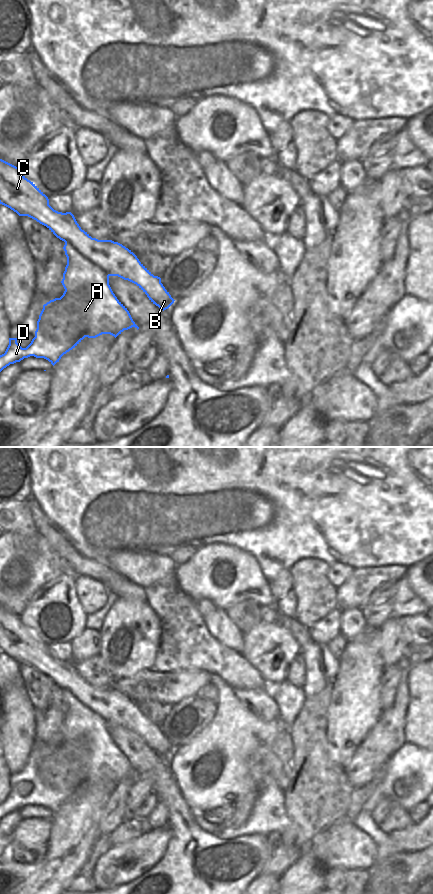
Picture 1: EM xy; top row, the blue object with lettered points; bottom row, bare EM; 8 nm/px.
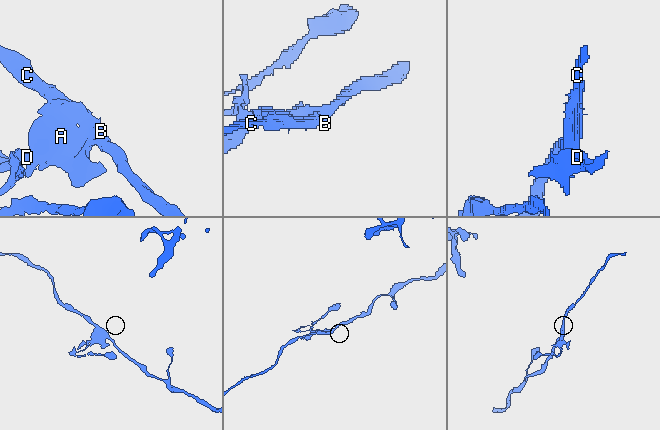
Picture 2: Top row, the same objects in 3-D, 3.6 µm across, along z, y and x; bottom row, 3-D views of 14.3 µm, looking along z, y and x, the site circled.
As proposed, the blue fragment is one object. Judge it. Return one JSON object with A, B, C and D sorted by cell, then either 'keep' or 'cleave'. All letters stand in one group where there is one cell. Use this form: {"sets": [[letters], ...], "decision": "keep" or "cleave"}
{"sets": [["A", "D"], ["B", "C"]], "decision": "cleave"}

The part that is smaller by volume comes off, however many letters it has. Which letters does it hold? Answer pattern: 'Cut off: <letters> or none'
Cut off: A, D

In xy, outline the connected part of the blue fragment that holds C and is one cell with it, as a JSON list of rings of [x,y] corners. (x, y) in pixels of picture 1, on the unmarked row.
[[[0,607],[0,652],[10,656],[19,664],[28,664],[46,674],[57,686],[72,692],[81,702],[100,714],[108,724],[118,724],[136,732],[149,746],[161,756],[168,757],[174,747],[161,731],[161,726],[154,724],[128,696],[112,688],[92,686],[81,677],[71,660],[58,660],[49,653],[48,645],[22,621],[18,616]]]

